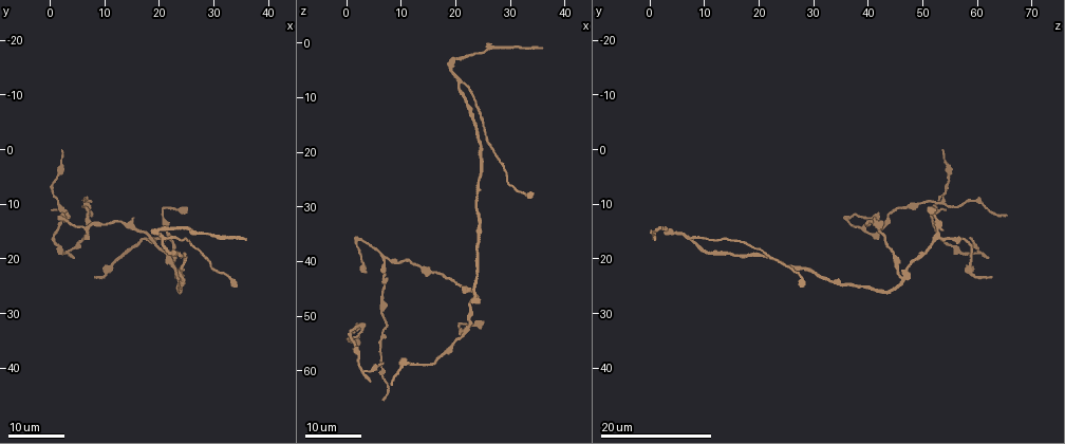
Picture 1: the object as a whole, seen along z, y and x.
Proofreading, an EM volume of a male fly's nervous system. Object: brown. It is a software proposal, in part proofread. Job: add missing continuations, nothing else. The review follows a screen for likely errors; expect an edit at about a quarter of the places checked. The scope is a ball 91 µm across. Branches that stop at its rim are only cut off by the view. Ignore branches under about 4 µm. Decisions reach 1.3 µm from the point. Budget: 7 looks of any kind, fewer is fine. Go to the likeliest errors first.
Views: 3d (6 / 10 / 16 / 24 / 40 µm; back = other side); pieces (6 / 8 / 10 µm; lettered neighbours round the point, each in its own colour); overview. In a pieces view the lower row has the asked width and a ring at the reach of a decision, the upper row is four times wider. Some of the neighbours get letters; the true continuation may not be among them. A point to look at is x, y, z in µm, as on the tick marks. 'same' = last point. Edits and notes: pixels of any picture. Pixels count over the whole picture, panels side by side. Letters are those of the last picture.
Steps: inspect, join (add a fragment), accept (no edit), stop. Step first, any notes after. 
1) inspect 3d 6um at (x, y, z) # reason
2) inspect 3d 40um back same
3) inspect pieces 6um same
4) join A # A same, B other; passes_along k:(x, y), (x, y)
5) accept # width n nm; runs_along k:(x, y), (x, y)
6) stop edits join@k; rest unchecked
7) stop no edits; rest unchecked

inspect 3d 16um at (36.0, 16.5, 1.0) # an open end

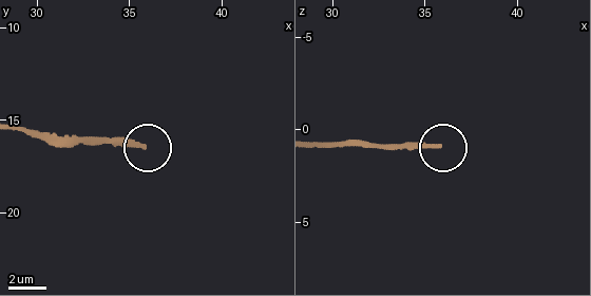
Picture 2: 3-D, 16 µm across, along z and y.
inspect pieces 8um at (35.7, 16.4, 0.9) # what lies round it

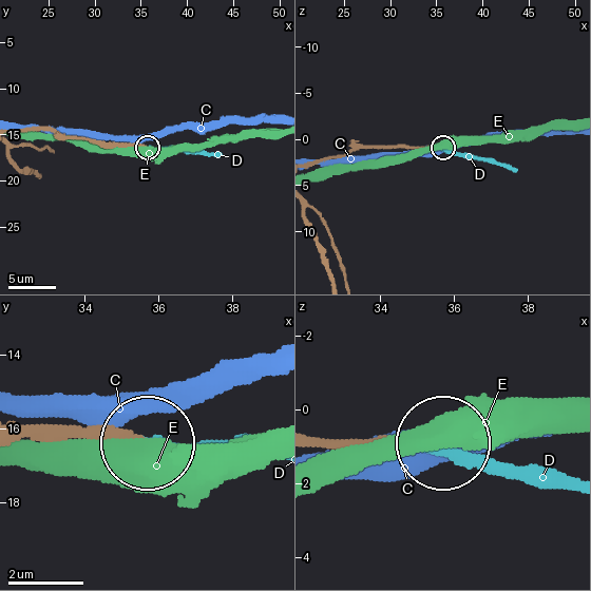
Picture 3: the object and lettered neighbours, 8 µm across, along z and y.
accept # C other, D other, E other; runs_along 3:(20, 423), (139, 439); no lettered fragment goes on from it

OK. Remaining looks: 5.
inspect 3d 24um at (1.0, 10.5, 54.0) # tapers out

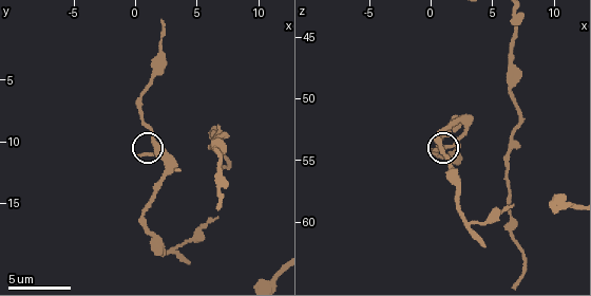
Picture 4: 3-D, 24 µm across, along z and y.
inspect pieces 10um at (0.4, 11.0, 54.4)

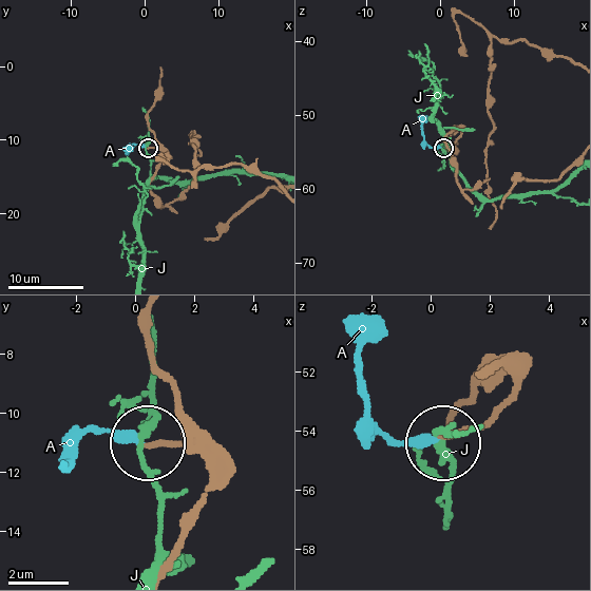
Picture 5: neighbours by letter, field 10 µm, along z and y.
join A # width 190 nm; A same, J other; the neuron continues

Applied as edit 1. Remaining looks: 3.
inspect 3d 16um at (25.0, 11.0, 51.5) # branch stops here

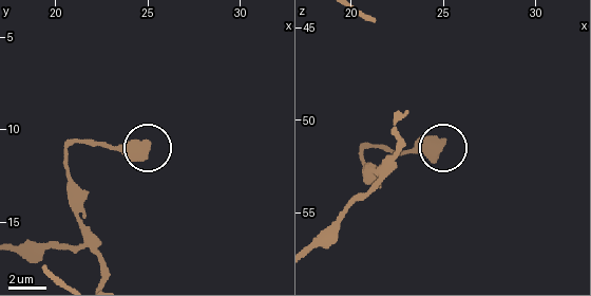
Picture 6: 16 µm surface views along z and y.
inspect pieces 8um at (24.8, 10.8, 51.2) # what lies round it

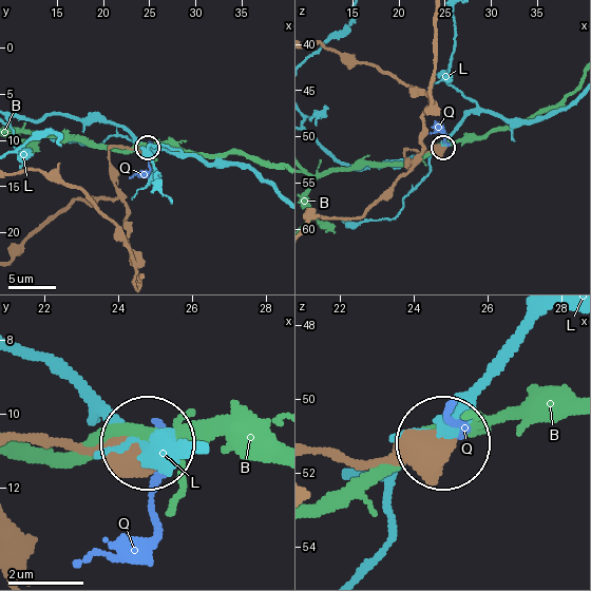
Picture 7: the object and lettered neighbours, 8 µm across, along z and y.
accept # B other, L other, Q other; runs_along 7:(321, 452), (368, 461), (441, 445); no lettered fragment goes on from it

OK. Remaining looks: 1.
stop edits join@5; rest unchecked

